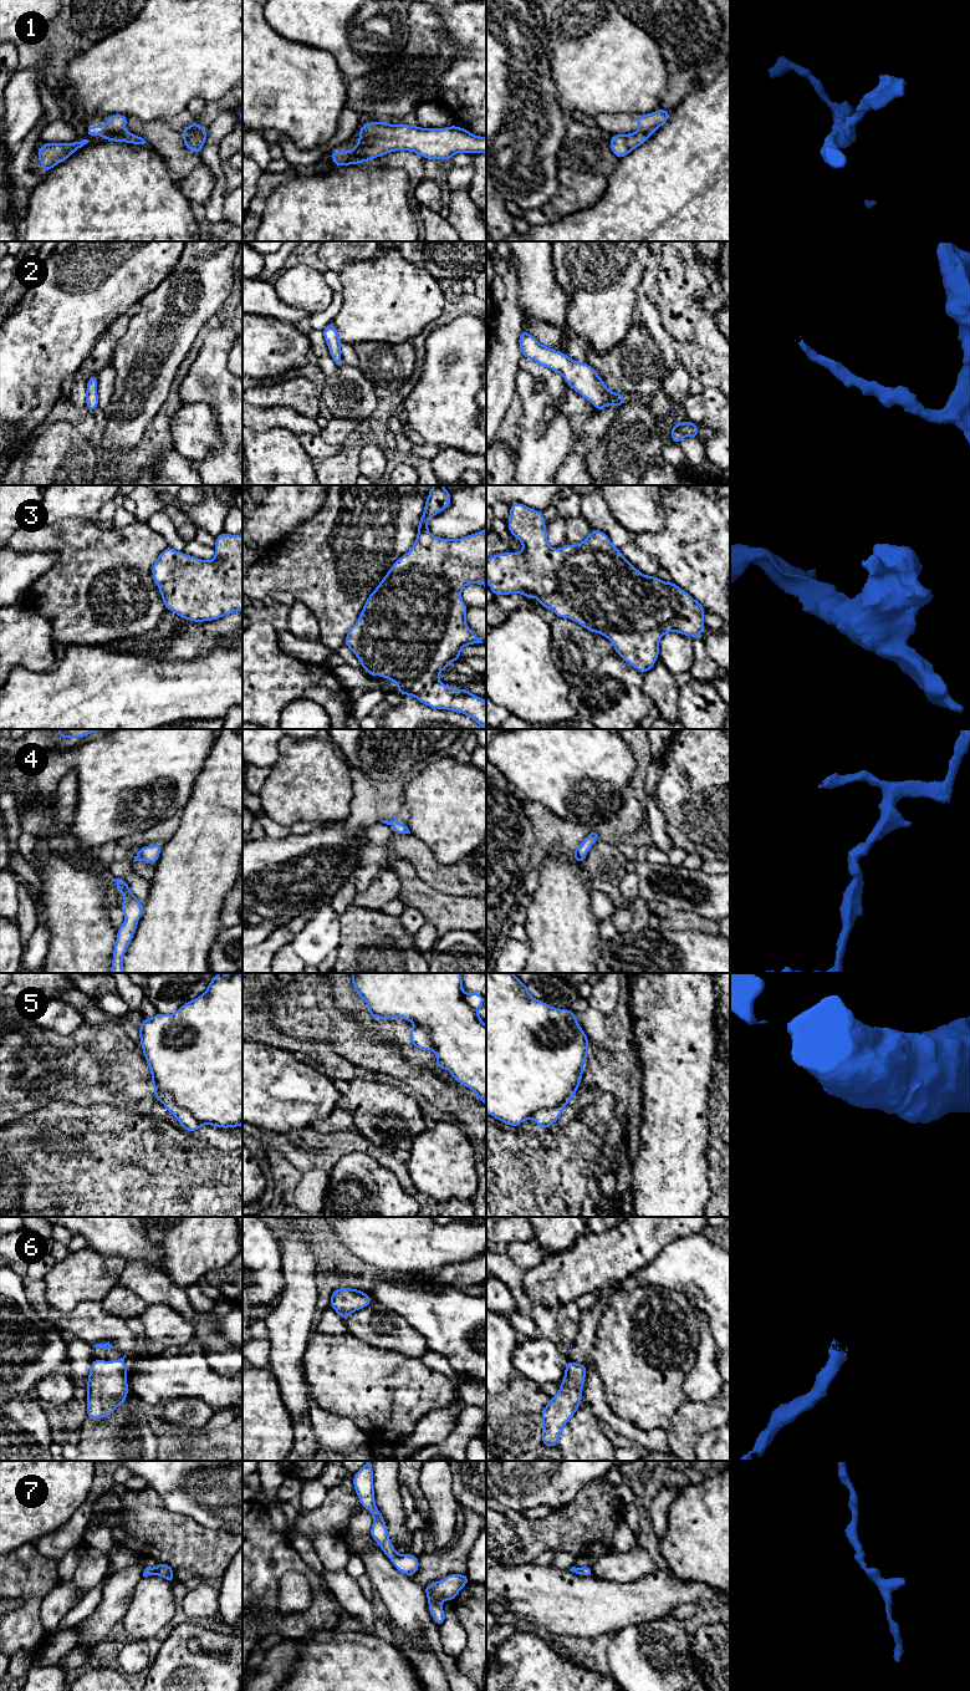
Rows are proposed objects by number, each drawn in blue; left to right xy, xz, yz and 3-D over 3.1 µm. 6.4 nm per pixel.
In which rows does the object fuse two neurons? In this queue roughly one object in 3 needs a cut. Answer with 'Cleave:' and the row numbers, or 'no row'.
Cleave: 1, 5

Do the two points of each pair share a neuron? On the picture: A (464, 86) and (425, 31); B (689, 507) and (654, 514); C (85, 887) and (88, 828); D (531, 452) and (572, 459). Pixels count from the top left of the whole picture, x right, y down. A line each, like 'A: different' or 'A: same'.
A: different
B: different
C: different
D: different

